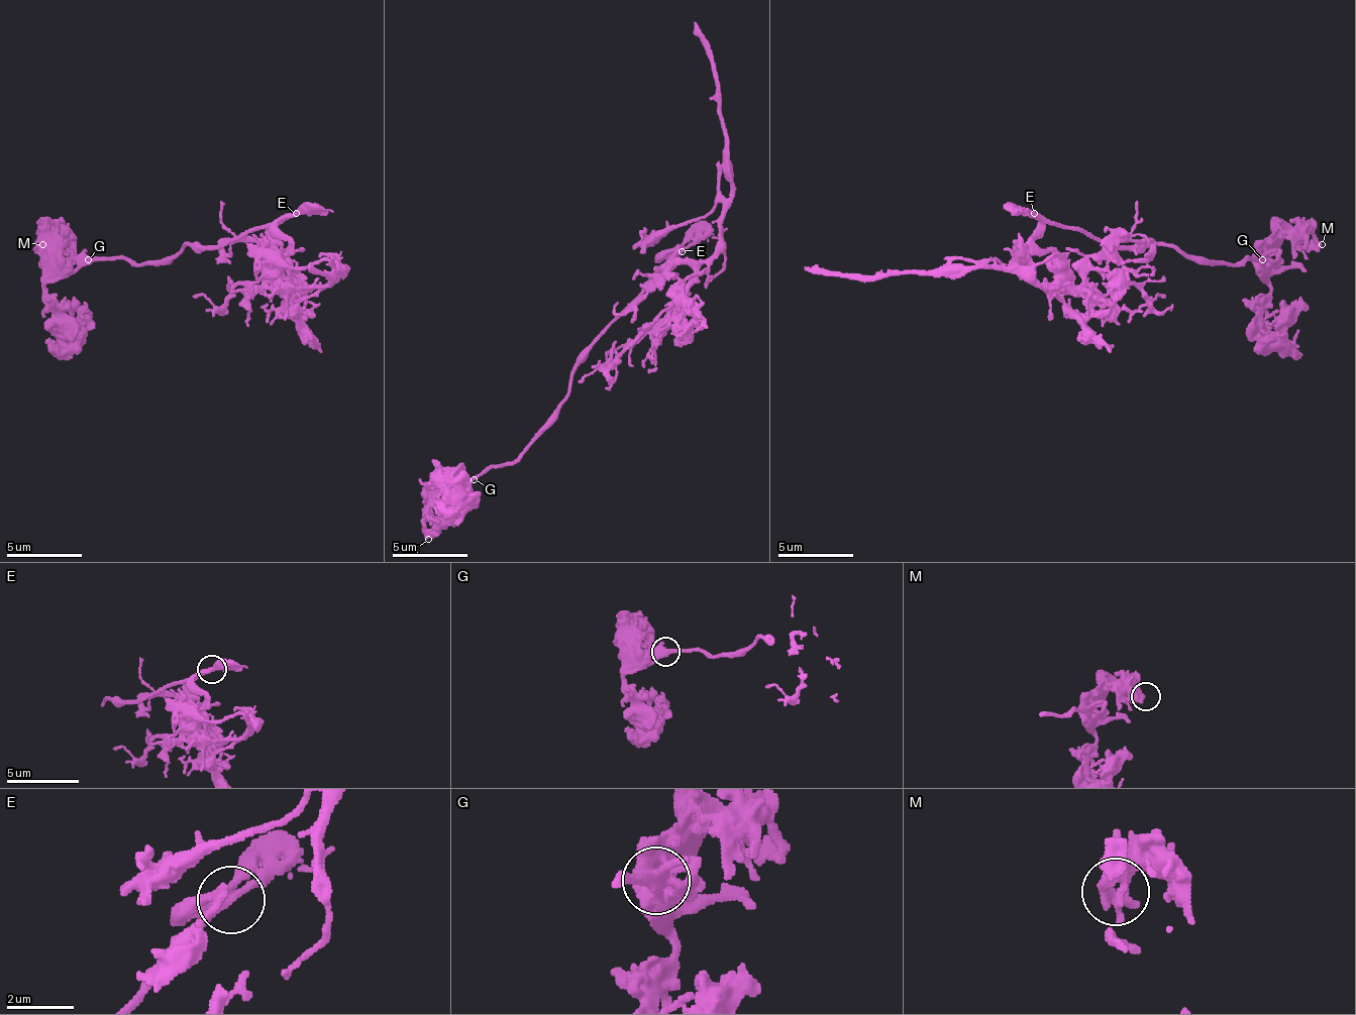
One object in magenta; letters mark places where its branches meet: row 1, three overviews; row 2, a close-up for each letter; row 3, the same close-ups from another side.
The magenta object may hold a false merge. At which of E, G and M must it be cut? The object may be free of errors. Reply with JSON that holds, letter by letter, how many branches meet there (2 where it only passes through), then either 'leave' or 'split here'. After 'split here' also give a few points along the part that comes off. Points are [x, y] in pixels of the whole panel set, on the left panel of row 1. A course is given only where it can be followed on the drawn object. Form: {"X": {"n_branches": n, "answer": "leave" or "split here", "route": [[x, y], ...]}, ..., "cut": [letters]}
{"E": {"n_branches": 2, "answer": "leave"}, "G": {"n_branches": 2, "answer": "leave"}, "M": {"n_branches": 2, "answer": "leave"}, "cut": []}

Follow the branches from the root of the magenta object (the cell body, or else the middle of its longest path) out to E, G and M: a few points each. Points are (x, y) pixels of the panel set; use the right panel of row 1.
E: (1081, 233), (1077, 229), (1048, 226), (1033, 214)
G: (1081, 233), (1092, 233), (1108, 244), (1175, 244), (1190, 255), (1225, 259), (1228, 263), (1262, 259)
M: (1081, 233), (1108, 244), (1175, 244), (1190, 255), (1228, 263), (1262, 259), (1284, 233), (1311, 233), (1322, 244)

